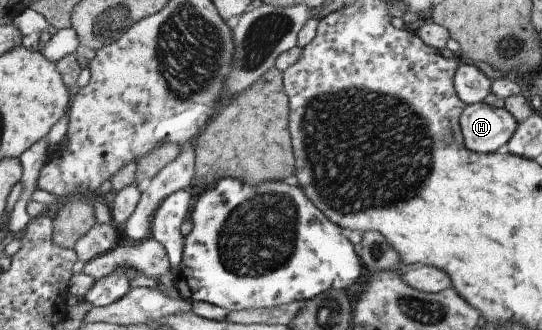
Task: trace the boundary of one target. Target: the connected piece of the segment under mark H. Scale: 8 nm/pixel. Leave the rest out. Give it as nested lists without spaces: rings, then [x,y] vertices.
[[[485,103],[466,105],[459,115],[459,129],[463,146],[471,152],[495,153],[511,139],[517,121],[503,109]]]

